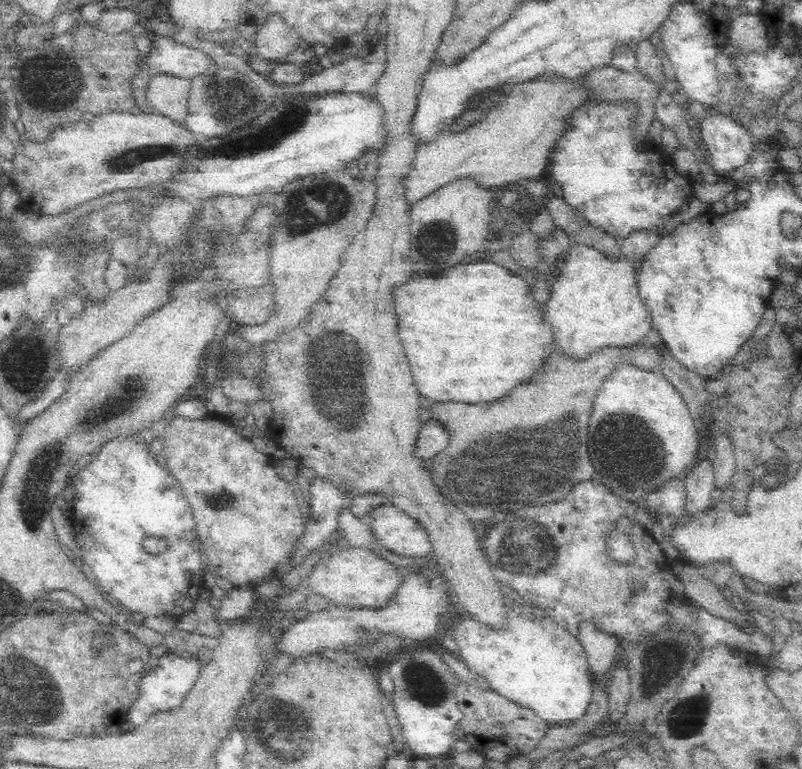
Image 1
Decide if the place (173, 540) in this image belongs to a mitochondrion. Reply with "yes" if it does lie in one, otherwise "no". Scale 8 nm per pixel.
no

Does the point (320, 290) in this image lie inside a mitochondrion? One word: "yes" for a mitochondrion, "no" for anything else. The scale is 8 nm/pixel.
no

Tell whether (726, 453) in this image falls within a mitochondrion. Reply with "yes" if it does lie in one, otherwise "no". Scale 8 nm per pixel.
no

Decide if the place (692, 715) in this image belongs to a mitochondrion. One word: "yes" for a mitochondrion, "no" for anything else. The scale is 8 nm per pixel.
yes

